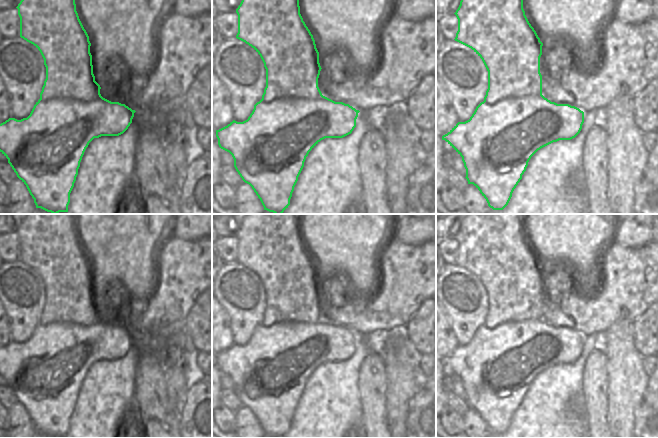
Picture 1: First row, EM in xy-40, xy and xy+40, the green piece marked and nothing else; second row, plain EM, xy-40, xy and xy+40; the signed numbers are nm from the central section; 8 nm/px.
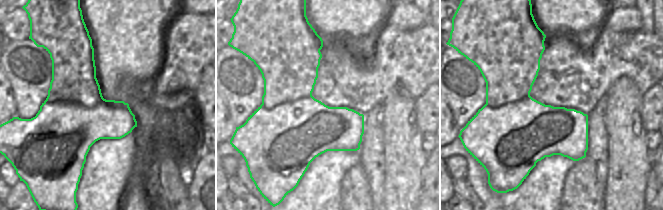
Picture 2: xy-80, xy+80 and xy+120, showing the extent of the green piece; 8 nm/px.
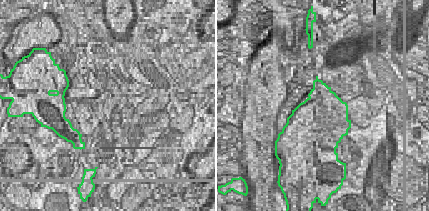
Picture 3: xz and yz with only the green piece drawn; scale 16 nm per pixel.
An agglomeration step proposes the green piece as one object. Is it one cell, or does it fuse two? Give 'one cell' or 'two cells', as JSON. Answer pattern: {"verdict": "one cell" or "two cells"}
{"verdict": "two cells"}

